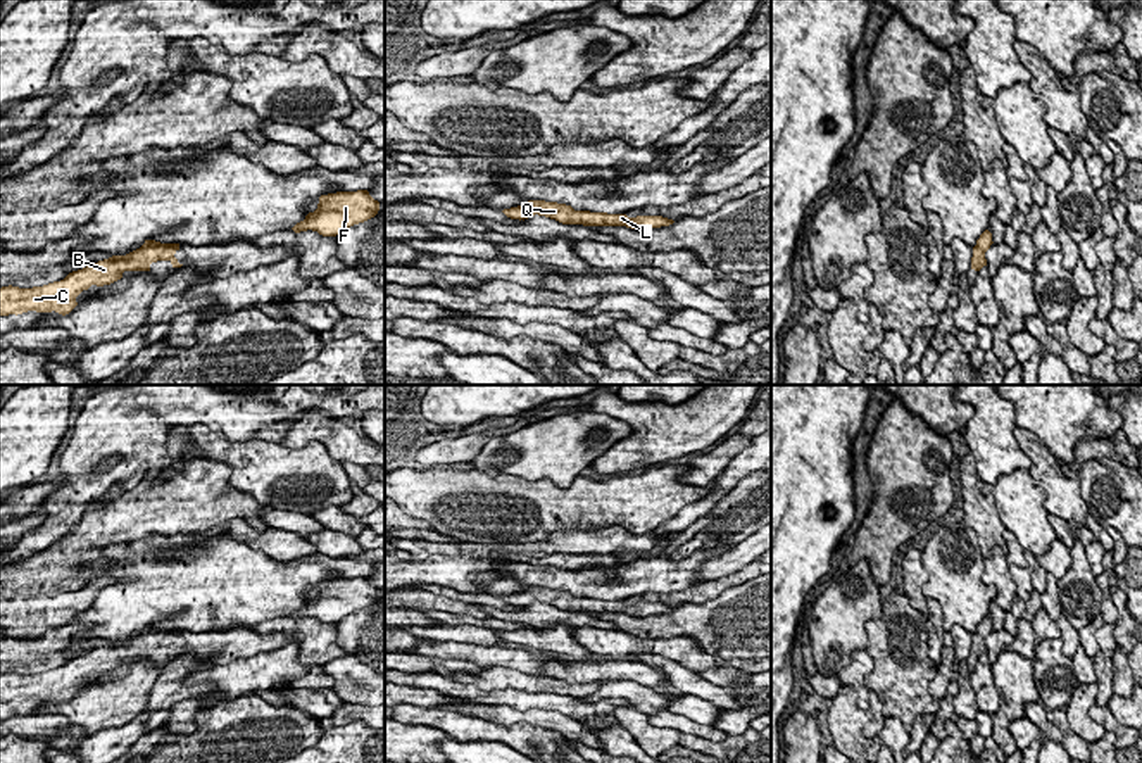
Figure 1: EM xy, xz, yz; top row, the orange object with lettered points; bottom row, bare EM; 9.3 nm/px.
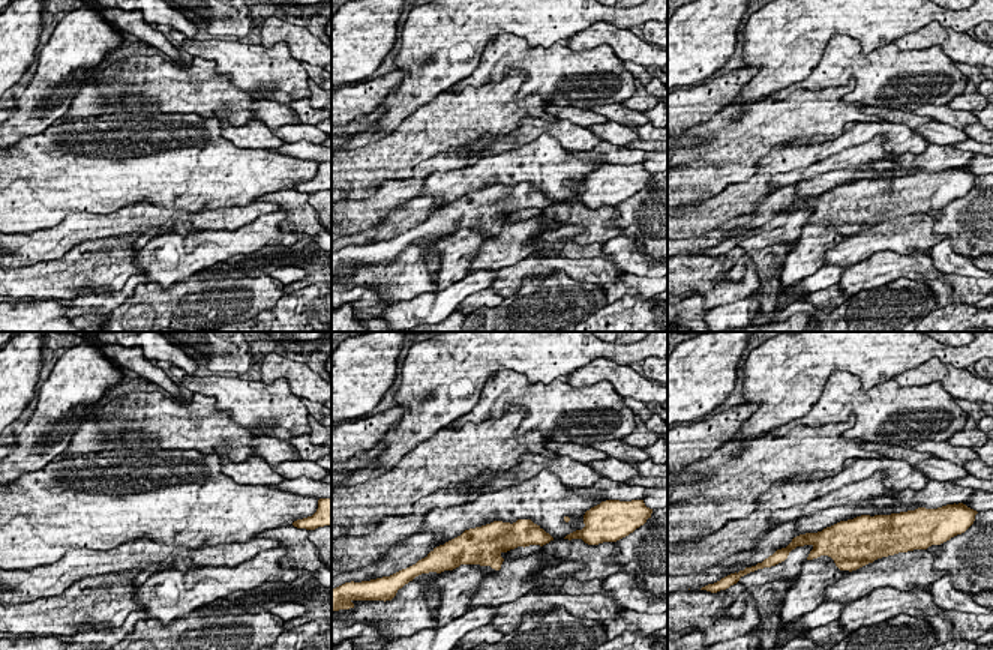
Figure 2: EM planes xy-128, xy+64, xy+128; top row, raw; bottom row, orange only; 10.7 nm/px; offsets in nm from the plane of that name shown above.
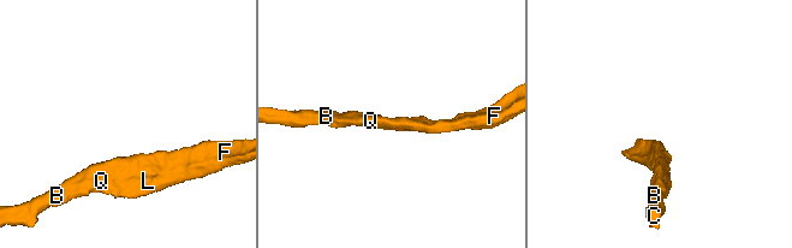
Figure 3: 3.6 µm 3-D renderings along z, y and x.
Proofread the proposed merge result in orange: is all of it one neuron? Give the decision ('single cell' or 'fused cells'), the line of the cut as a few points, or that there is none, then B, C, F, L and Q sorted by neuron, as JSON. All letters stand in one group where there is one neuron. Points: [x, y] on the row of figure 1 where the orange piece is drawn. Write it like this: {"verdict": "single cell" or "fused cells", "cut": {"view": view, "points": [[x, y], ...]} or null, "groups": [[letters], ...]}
{"verdict": "single cell", "cut": null, "groups": [["B", "C", "F", "L", "Q"]]}

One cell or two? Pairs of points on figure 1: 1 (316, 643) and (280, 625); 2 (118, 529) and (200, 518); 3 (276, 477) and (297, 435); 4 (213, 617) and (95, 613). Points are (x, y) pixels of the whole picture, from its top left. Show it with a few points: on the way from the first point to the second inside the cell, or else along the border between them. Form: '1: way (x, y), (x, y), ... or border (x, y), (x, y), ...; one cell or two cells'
1: way (307, 634), (288, 625); one cell
2: way (138, 518), (180, 518); one cell
3: border (278, 442), (304, 447), (320, 441), (330, 456); two cells
4: way (183, 611), (125, 611); one cell

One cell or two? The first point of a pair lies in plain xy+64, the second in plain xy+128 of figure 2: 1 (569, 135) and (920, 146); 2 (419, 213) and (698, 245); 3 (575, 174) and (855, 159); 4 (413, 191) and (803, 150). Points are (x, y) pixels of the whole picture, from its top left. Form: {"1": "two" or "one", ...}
{"1": "one", "2": "two", "3": "one", "4": "one"}

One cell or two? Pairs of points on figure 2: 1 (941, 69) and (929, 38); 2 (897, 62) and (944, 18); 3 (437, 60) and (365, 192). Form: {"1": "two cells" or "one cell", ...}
{"1": "two cells", "2": "two cells", "3": "two cells"}

